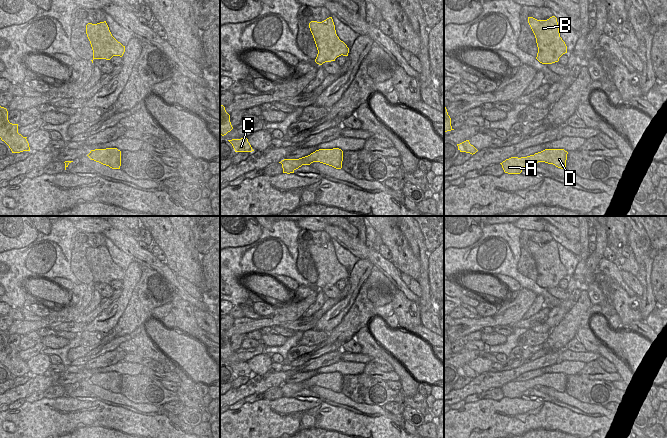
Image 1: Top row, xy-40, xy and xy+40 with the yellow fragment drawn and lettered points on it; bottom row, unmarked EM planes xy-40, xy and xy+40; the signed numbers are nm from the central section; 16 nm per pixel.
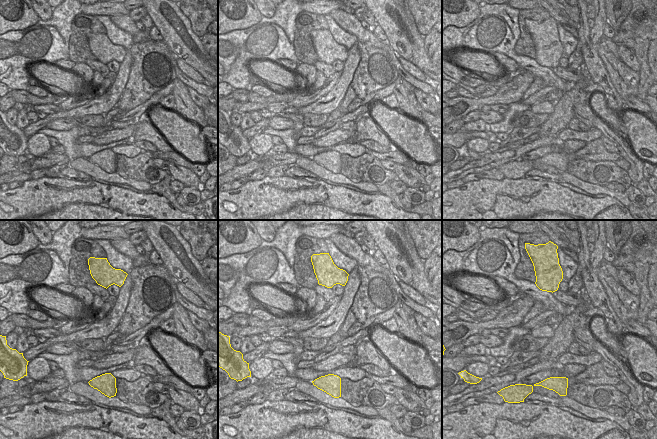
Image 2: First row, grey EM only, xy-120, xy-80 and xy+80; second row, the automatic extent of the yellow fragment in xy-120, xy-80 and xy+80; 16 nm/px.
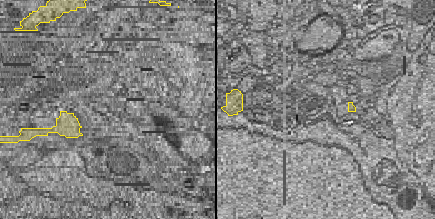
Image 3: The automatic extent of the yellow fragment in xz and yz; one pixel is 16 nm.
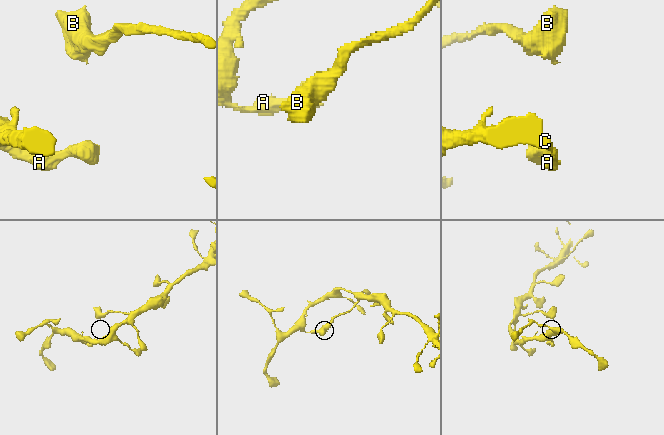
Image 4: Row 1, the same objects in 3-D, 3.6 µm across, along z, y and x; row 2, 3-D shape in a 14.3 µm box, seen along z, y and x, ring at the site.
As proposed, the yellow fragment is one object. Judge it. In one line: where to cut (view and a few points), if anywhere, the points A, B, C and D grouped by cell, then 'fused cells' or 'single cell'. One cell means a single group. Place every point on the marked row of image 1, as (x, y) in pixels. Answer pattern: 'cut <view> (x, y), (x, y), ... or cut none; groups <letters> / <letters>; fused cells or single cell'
cut none; groups A B C D; single cell

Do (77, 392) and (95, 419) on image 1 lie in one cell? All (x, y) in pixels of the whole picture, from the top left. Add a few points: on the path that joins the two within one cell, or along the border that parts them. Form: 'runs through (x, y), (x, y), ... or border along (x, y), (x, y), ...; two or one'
border along (65, 394), (79, 399), (100, 401); two

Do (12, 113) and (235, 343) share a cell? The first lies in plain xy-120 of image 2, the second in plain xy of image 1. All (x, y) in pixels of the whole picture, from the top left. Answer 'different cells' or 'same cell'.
same cell

